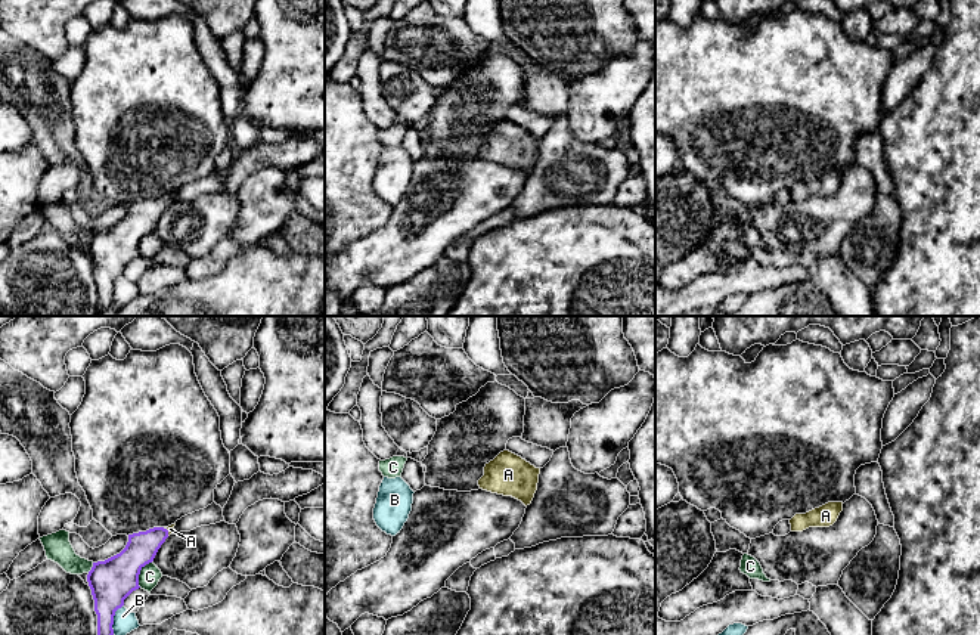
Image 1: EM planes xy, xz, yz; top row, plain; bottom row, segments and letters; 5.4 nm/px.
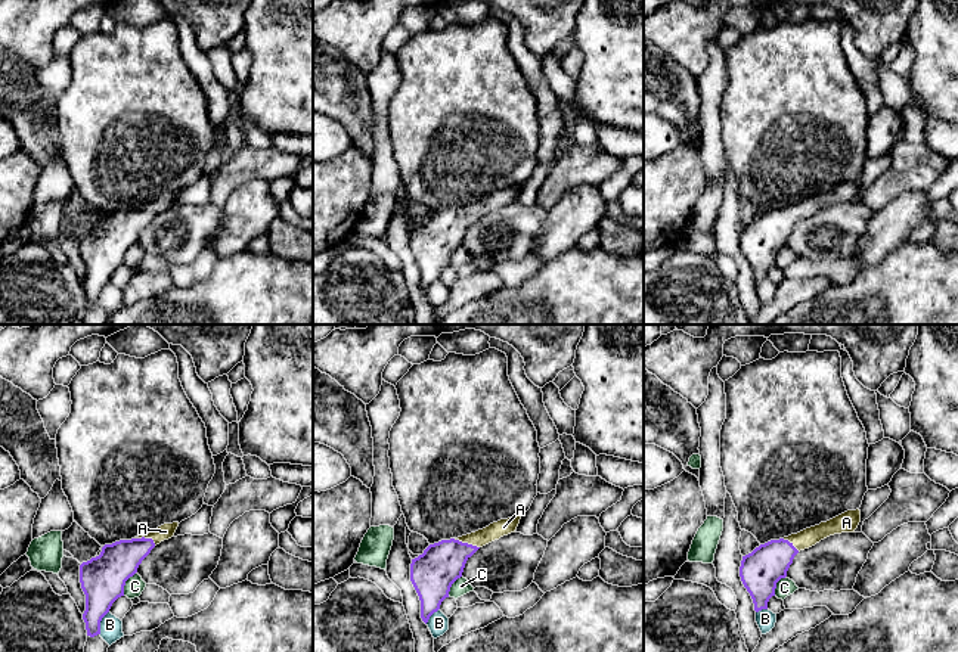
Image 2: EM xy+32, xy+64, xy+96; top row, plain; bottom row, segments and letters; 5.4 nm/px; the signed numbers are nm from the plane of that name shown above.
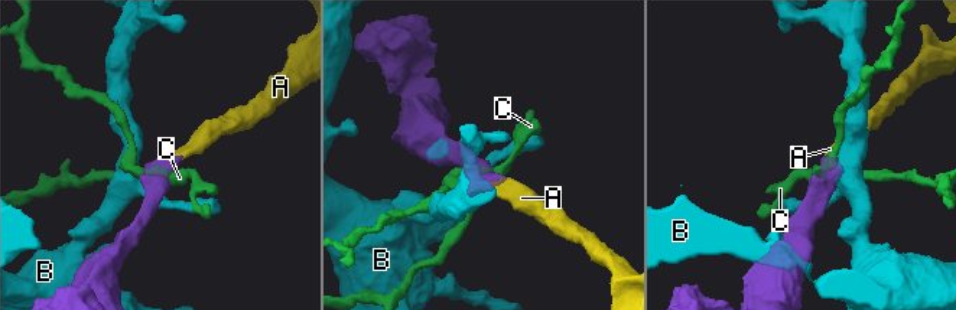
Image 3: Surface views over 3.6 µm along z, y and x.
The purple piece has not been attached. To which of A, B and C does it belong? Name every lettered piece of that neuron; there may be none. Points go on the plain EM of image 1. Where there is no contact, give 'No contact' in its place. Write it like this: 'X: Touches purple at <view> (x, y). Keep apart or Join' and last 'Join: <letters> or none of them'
A: Touches purple at xy (167, 200). Join
B: Touches purple at xy (112, 288). Keep apart
C: Touches purple at xy (139, 242). Keep apart
Join: A

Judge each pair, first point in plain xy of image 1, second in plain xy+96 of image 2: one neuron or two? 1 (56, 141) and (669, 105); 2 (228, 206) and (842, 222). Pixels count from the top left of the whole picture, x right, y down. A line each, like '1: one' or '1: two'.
1: one
2: one

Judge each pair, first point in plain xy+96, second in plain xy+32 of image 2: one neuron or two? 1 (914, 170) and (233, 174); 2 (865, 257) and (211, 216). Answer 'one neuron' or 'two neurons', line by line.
1: one neuron
2: two neurons

